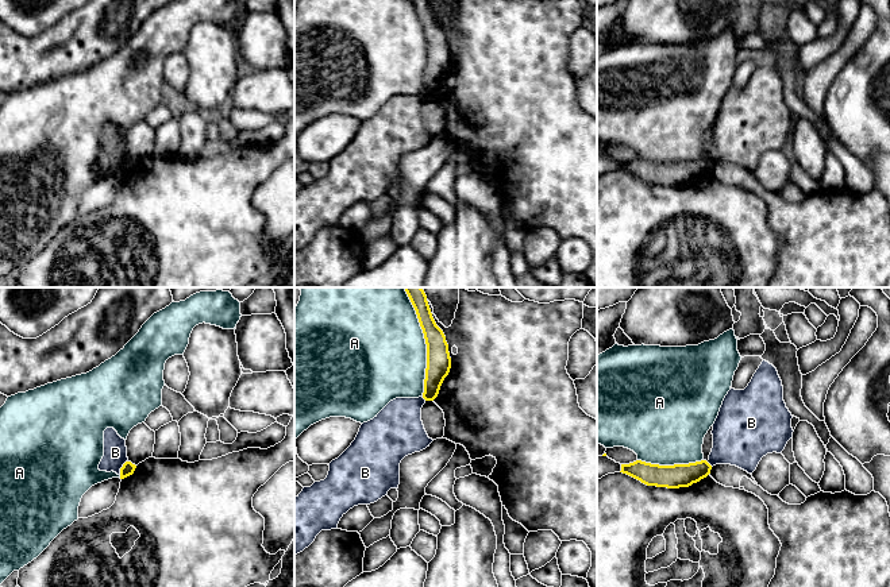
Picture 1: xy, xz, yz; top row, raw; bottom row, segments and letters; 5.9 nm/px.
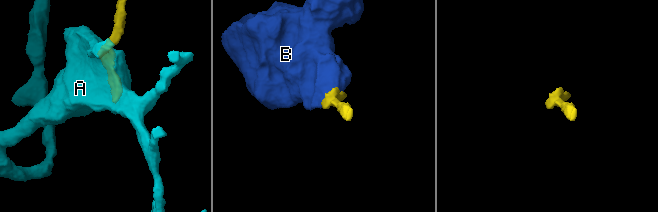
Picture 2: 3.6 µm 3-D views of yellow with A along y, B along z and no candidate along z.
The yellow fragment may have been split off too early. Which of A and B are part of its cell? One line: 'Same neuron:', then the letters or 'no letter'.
Same neuron: no letter

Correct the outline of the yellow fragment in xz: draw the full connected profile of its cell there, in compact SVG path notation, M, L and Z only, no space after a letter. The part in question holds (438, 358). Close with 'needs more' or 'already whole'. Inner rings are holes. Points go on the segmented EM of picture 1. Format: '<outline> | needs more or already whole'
M404 287L419 318L427 344L427 368L423 398L434 401L451 368L448 344L443 331L436 325L424 290Z | already whole

